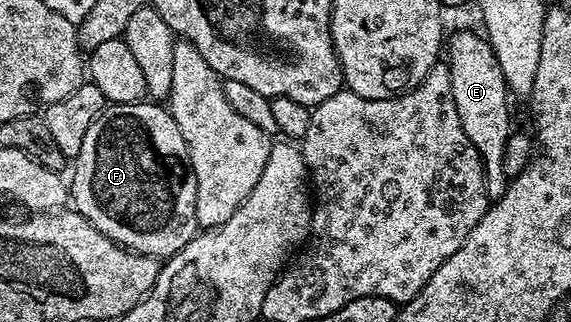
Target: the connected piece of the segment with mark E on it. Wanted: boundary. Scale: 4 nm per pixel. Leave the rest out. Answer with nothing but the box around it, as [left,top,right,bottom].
[446,31,514,199]

